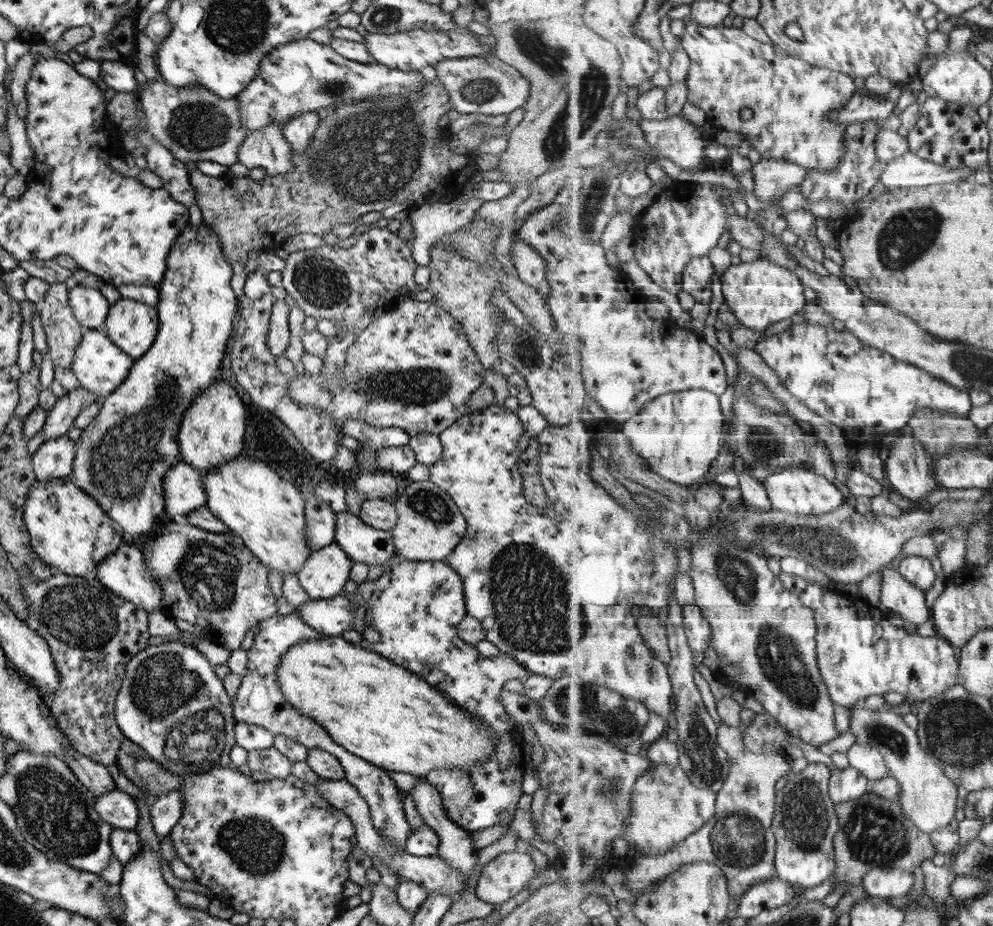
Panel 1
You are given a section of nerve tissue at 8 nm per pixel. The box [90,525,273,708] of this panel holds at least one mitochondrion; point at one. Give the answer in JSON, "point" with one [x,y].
{"point":[209,572]}

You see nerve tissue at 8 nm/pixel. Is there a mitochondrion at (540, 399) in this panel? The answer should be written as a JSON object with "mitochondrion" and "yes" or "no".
{"mitochondrion":"no"}

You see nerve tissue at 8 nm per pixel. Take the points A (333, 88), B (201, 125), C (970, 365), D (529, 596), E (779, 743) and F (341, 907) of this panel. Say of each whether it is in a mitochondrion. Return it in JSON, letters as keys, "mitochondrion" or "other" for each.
{"A":"mitochondrion","B":"mitochondrion","C":"mitochondrion","D":"mitochondrion","E":"other","F":"other"}

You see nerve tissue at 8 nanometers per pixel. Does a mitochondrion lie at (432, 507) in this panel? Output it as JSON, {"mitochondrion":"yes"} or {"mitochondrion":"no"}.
{"mitochondrion":"yes"}

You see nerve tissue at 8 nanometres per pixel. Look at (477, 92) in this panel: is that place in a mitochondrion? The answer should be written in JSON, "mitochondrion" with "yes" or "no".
{"mitochondrion":"yes"}

